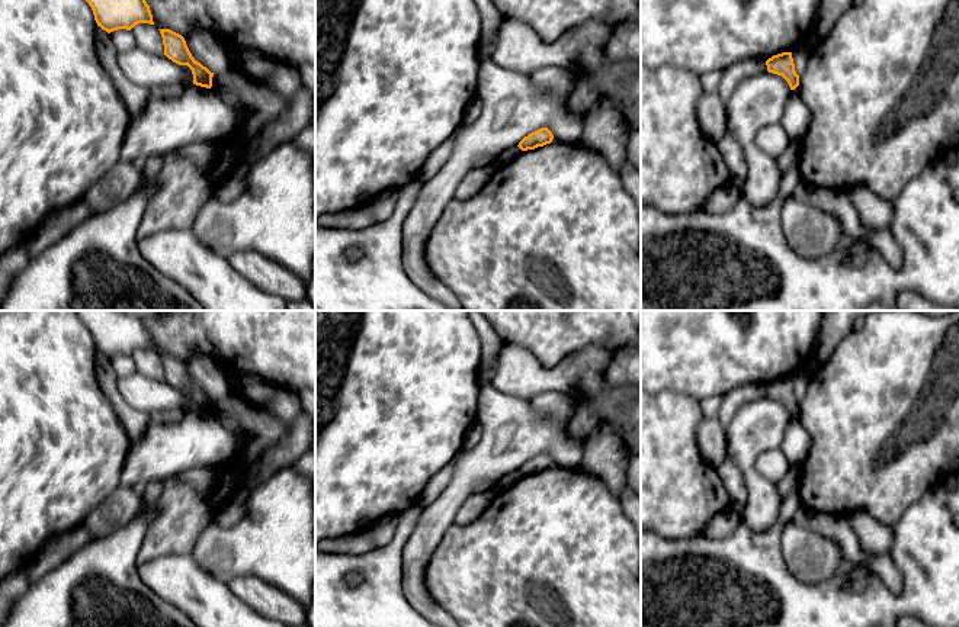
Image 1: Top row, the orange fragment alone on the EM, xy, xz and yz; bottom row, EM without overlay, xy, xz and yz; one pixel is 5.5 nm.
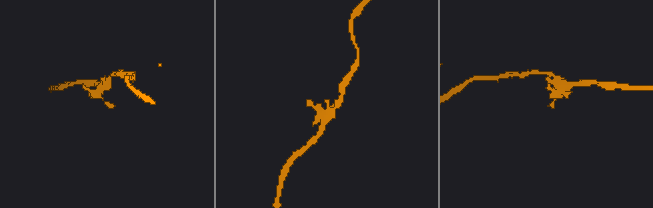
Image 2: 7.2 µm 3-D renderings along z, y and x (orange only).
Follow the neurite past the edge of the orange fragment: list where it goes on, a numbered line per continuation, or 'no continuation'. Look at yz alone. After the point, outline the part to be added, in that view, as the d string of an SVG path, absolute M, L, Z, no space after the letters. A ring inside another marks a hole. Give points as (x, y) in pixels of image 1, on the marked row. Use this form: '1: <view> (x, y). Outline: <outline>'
no continuation

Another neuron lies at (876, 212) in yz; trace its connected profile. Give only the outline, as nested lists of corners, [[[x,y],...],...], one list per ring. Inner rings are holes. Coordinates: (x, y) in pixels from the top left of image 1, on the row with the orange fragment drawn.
[[[856,186],[850,192],[850,197],[866,228],[872,231],[889,229],[894,219],[892,199],[875,194],[866,186]]]

